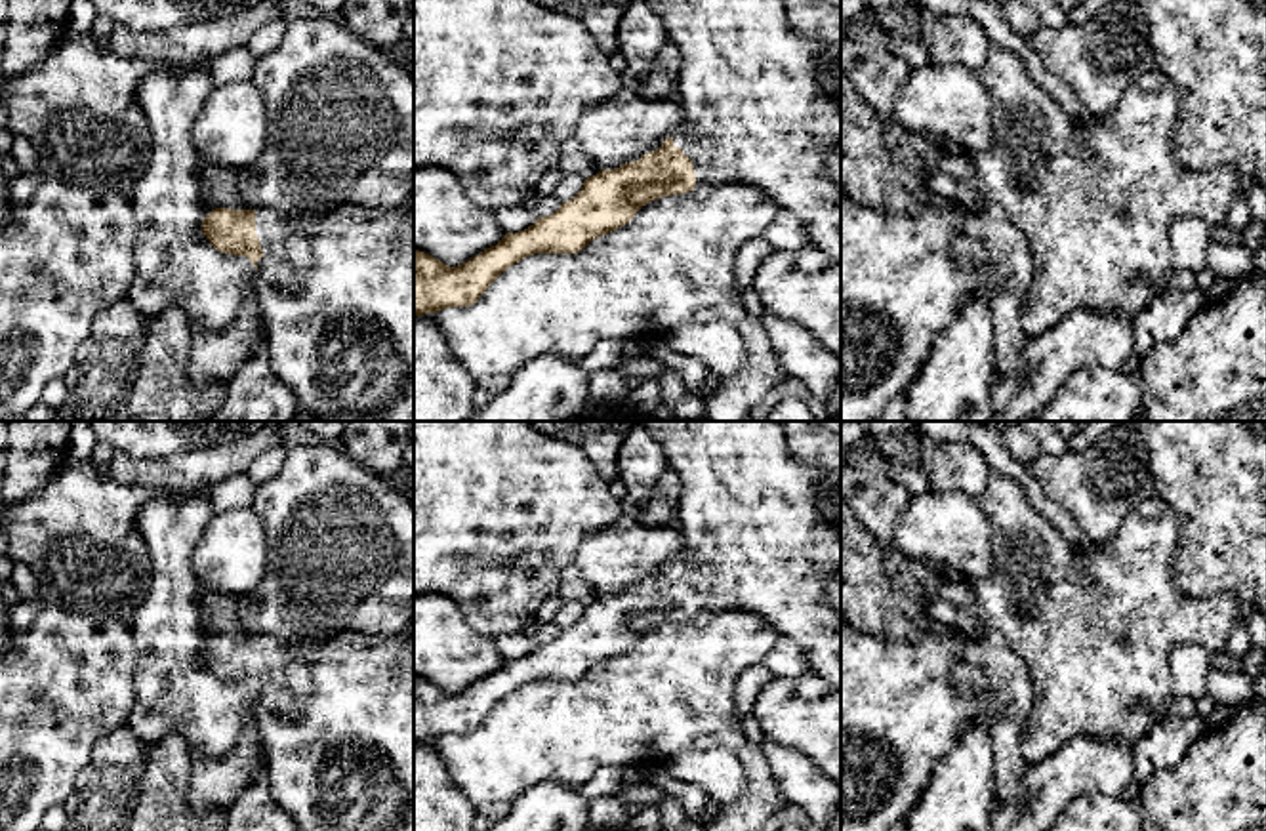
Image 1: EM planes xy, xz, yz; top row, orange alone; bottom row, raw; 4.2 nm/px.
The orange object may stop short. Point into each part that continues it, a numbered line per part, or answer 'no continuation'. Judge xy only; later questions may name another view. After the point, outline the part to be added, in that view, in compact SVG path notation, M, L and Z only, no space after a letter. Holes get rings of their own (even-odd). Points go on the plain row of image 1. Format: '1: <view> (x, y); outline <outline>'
1: xy (336, 715); outline M343 631L320 640L255 637L255 661L263 675L257 686L255 720L263 741L267 783L276 804L299 831L414 831L414 635L370 635Z

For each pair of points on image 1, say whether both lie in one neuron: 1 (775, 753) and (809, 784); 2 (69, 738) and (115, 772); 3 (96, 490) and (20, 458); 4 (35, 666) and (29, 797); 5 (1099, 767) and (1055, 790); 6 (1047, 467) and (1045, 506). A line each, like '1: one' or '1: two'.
1: one
2: two
3: two
4: one
5: one
6: two

